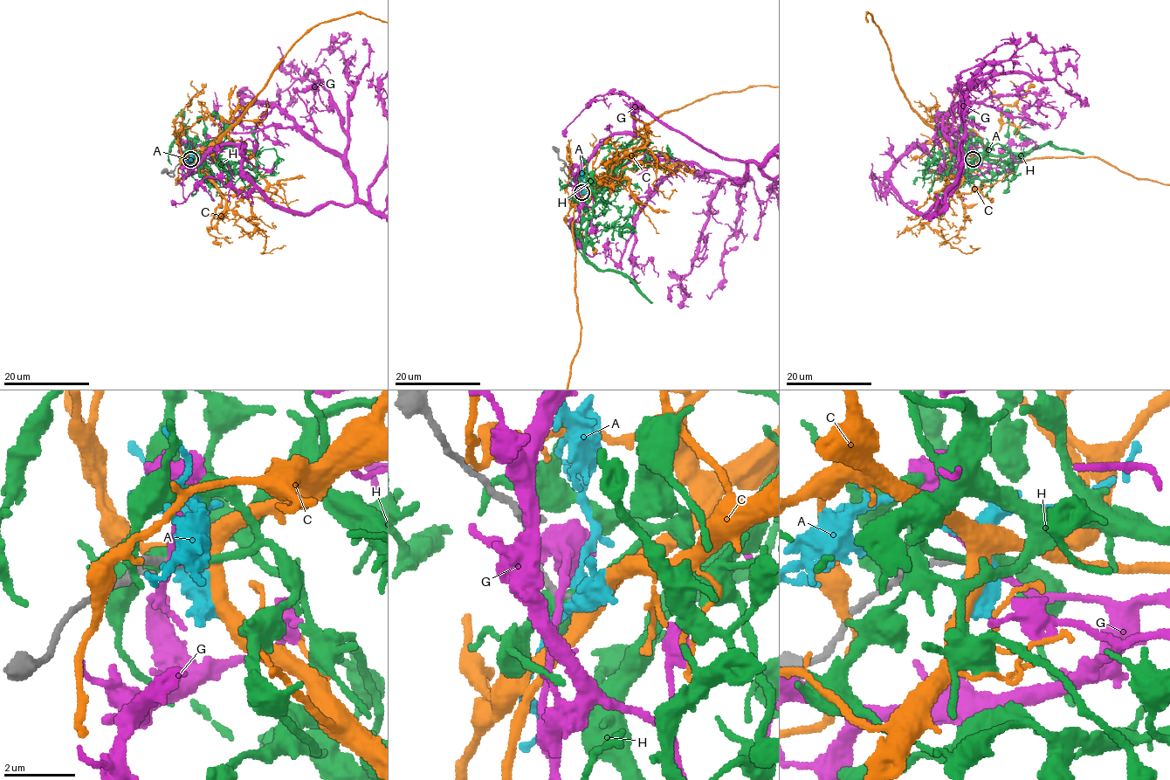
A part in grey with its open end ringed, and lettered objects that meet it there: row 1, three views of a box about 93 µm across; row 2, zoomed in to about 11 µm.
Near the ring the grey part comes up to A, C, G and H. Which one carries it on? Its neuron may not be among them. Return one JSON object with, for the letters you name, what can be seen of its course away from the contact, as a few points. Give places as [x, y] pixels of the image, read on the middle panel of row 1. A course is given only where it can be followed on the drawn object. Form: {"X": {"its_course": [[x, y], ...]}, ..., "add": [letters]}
{"add": ["C"]}

